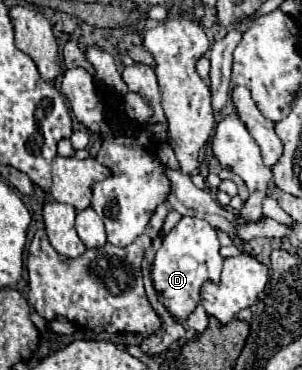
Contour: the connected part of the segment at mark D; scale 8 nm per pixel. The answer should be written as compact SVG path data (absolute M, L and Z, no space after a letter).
M182 217L180 223L164 237L160 249L156 251L152 263L152 285L158 295L158 301L174 315L178 321L186 321L190 313L200 303L200 289L206 281L220 283L224 257L220 255L220 243L214 227L196 217Z

